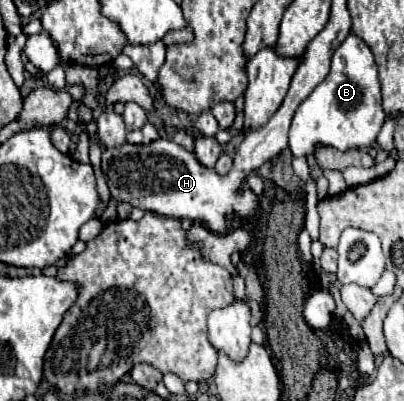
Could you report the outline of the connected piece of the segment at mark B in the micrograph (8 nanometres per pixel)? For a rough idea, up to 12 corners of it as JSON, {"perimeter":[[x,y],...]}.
{"perimeter":[[349,34],[299,104],[293,156],[373,146],[387,114],[369,46]]}

